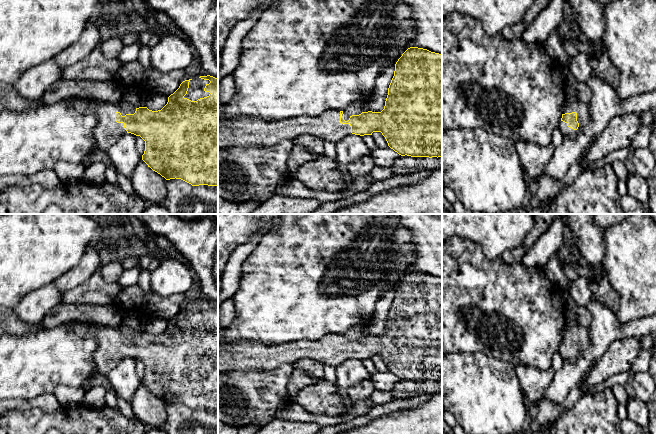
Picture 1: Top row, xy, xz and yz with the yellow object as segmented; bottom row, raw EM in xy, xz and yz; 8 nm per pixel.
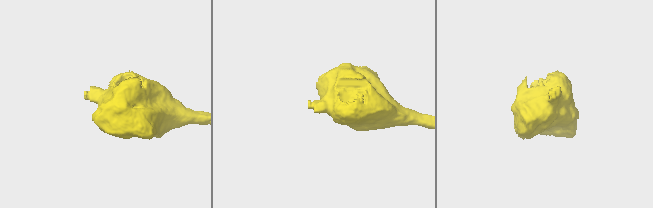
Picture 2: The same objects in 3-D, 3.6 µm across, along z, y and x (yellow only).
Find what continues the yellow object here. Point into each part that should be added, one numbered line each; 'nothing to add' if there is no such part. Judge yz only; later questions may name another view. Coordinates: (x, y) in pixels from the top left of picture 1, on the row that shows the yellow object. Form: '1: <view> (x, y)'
1: yz (582, 109)

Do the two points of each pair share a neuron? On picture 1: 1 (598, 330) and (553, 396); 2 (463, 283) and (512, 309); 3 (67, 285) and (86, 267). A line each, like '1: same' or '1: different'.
1: same
2: same
3: same

